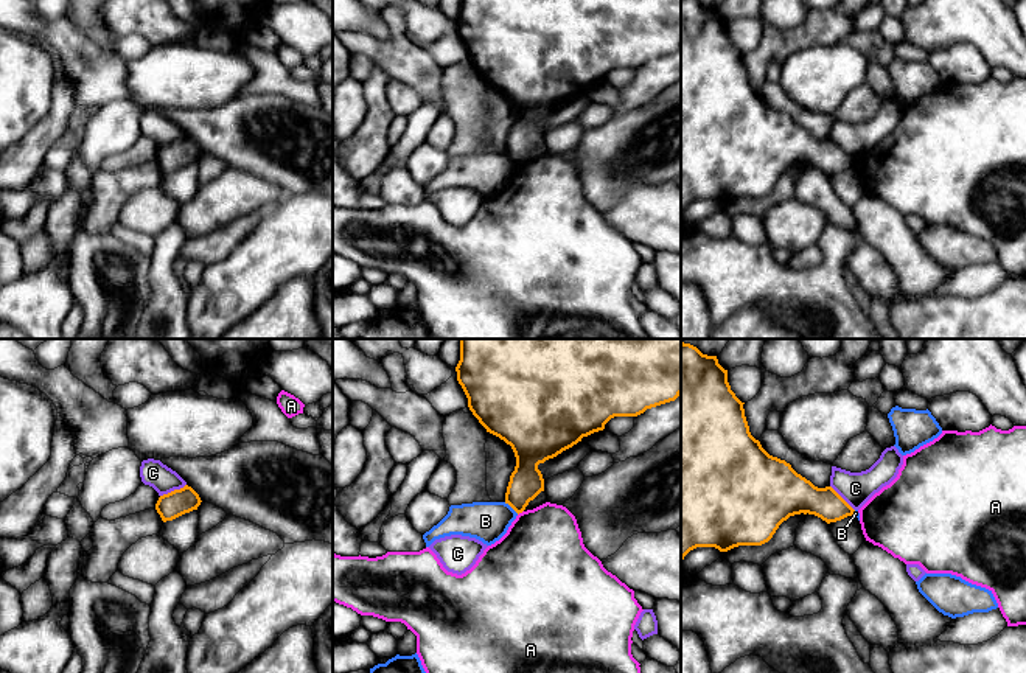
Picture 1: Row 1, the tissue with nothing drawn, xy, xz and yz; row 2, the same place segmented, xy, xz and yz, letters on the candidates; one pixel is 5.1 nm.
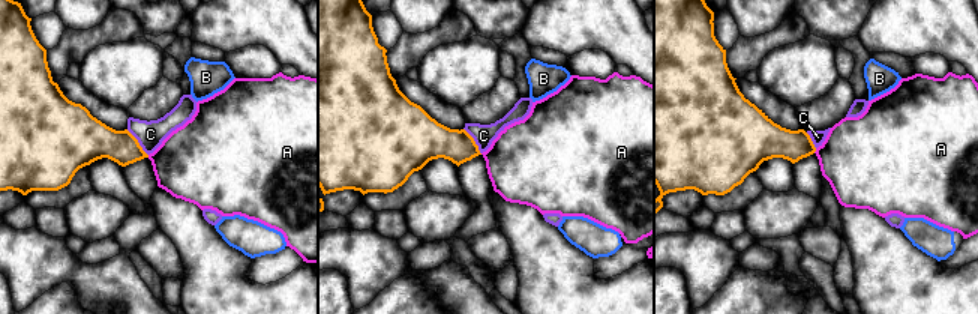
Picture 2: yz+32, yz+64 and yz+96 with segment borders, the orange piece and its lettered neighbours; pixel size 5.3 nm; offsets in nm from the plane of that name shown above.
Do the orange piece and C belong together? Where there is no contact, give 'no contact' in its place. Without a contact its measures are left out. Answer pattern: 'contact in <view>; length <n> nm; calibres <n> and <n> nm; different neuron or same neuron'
contact in xy; length 150 nm; calibres 140 and 140 nm; different neuron

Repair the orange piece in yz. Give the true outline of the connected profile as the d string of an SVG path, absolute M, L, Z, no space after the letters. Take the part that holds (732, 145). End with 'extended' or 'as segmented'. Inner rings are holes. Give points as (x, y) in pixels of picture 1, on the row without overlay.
M681 0L681 216L696 199L728 204L738 197L762 197L794 166L815 166L830 176L855 165L832 138L818 140L790 115L770 107L751 87L743 56L731 42L728 22L717 8L703 6L698 0Z; as segmented

